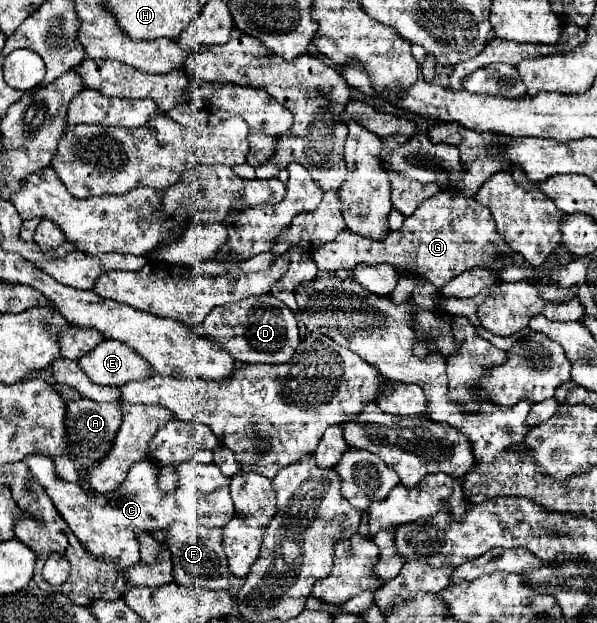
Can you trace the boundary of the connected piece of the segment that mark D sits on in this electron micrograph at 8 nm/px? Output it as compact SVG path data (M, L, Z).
M271 293L215 307L215 311L207 315L203 325L193 329L193 333L215 341L239 363L289 363L299 345L299 329L295 315L289 307L285 307L283 301L279 301Z

